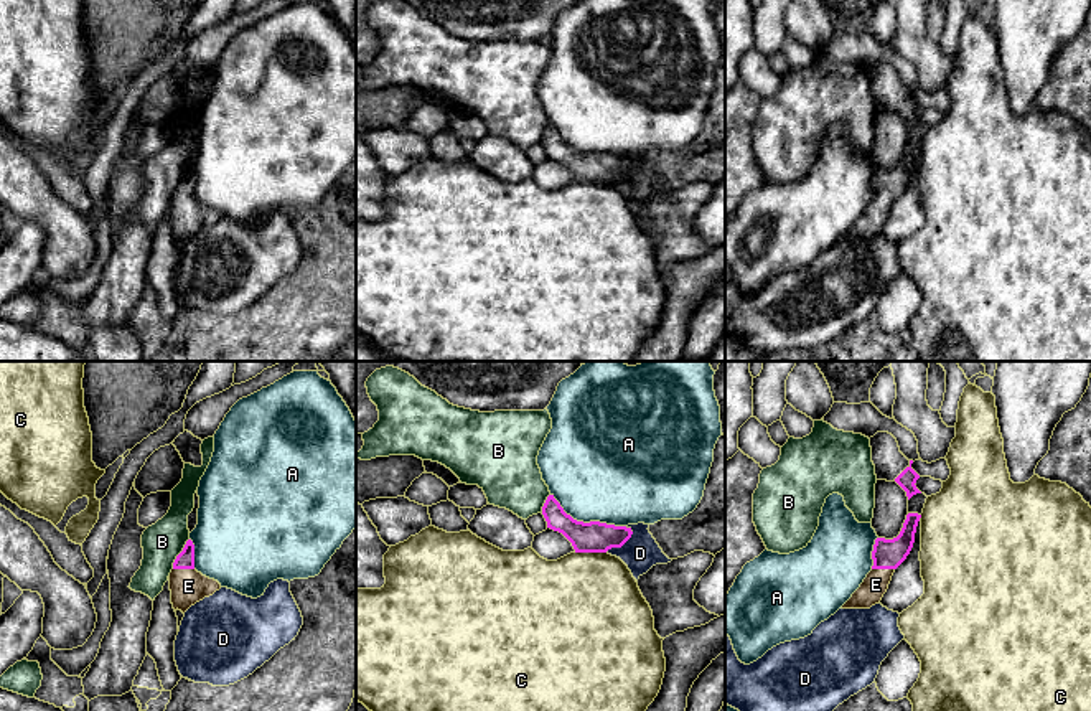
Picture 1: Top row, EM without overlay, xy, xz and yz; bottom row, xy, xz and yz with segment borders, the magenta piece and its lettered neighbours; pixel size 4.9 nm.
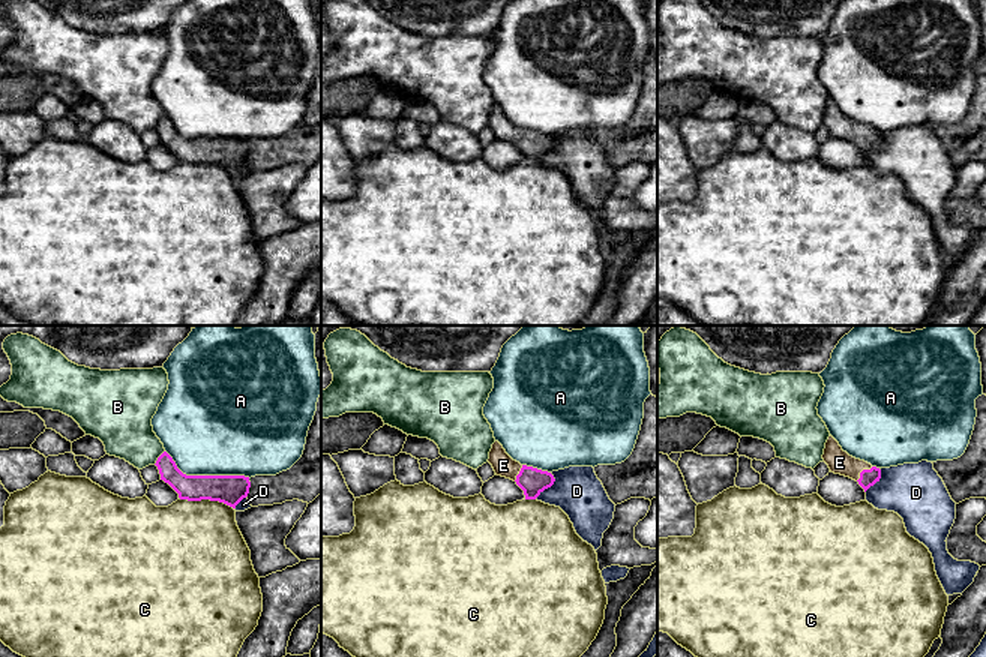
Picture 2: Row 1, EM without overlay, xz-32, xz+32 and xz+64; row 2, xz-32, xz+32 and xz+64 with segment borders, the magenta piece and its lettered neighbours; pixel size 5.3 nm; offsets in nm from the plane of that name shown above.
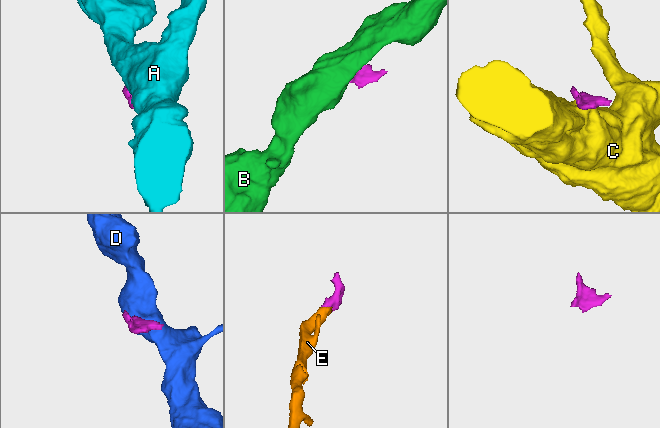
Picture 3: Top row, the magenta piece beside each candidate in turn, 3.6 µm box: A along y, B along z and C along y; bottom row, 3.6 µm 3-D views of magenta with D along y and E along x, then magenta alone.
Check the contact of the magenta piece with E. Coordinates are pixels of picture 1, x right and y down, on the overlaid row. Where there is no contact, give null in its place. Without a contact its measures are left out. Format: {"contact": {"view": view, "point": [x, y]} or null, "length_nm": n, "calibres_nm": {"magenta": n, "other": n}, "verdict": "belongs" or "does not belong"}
{"contact": {"view": "yz", "point": [884, 568]}, "length_nm": 110, "calibres_nm": {"magenta": 140, "other": 120}, "verdict": "belongs"}

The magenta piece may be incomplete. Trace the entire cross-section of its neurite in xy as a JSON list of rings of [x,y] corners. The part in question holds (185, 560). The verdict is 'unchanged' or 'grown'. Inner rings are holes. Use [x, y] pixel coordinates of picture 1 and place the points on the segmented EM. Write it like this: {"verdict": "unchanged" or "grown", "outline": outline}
{"verdict": "grown", "outline": [[[186,541],[183,551],[176,556],[170,572],[170,591],[173,609],[183,614],[221,589],[221,584],[194,569],[194,544]]]}

